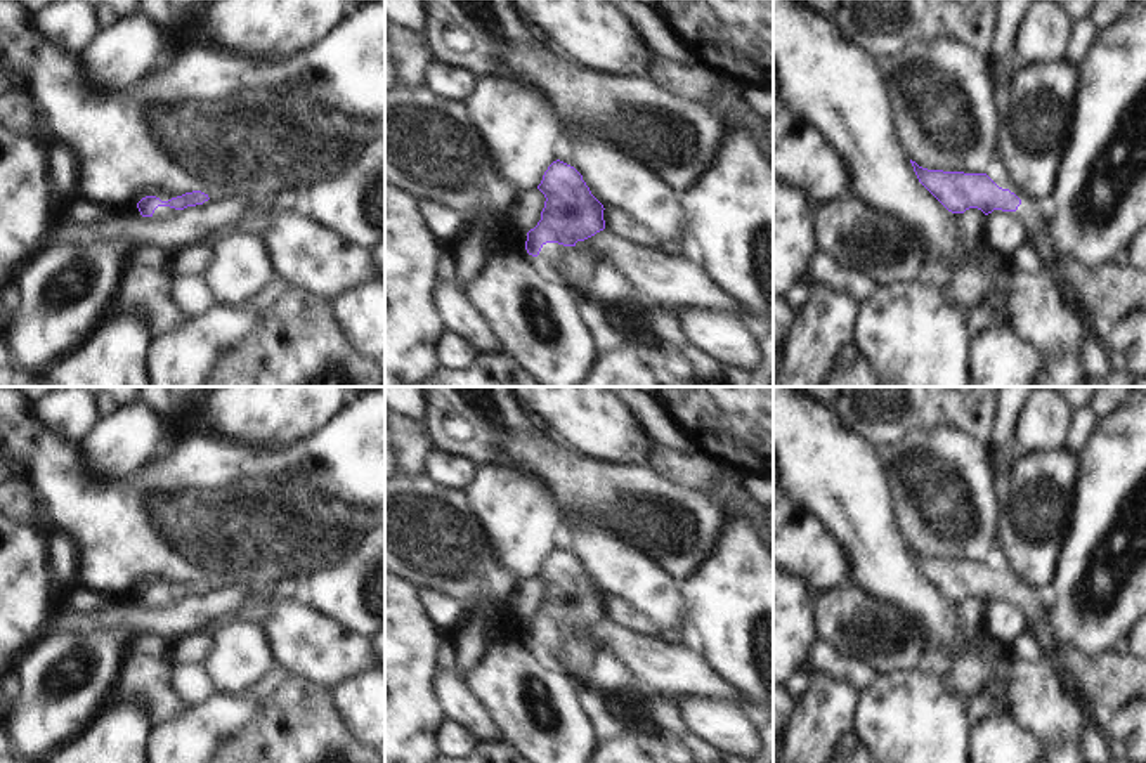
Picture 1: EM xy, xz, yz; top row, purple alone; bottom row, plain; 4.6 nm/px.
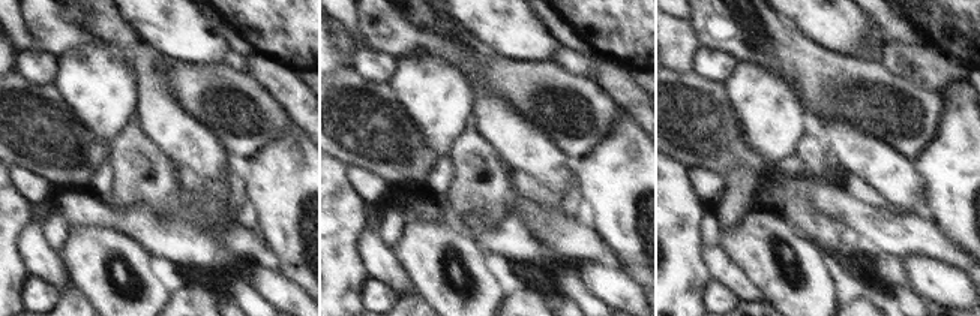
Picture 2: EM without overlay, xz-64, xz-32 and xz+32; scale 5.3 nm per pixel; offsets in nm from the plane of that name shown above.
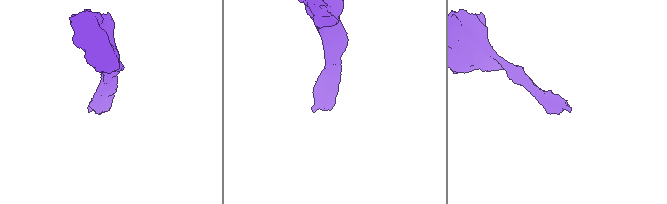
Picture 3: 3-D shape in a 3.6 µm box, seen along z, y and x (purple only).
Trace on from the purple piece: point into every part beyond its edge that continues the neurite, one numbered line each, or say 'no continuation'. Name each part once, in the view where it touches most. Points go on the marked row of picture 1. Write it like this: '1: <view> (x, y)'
1: xz (576, 264)

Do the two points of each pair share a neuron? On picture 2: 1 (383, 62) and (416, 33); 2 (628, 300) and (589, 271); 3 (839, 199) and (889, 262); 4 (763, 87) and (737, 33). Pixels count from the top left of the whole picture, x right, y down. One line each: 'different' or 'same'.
1: different
2: same
3: different
4: different

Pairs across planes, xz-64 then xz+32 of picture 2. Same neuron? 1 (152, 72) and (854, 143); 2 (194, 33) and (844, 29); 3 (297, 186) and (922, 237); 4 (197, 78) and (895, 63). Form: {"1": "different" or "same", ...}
{"1": "same", "2": "same", "3": "different", "4": "different"}

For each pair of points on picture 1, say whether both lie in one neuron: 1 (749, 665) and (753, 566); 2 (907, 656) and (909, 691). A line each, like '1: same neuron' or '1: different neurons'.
1: same neuron
2: different neurons

